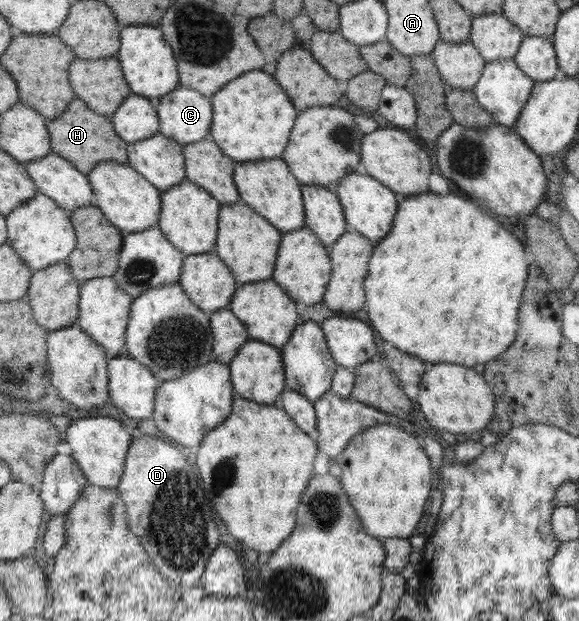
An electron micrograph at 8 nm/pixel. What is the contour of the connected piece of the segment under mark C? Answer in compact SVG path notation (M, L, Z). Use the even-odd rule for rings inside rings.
M180 86L173 93L158 98L156 105L159 118L161 118L160 132L163 135L173 138L183 146L203 141L209 137L210 128L214 122L214 103L207 95L201 94L198 90Z

